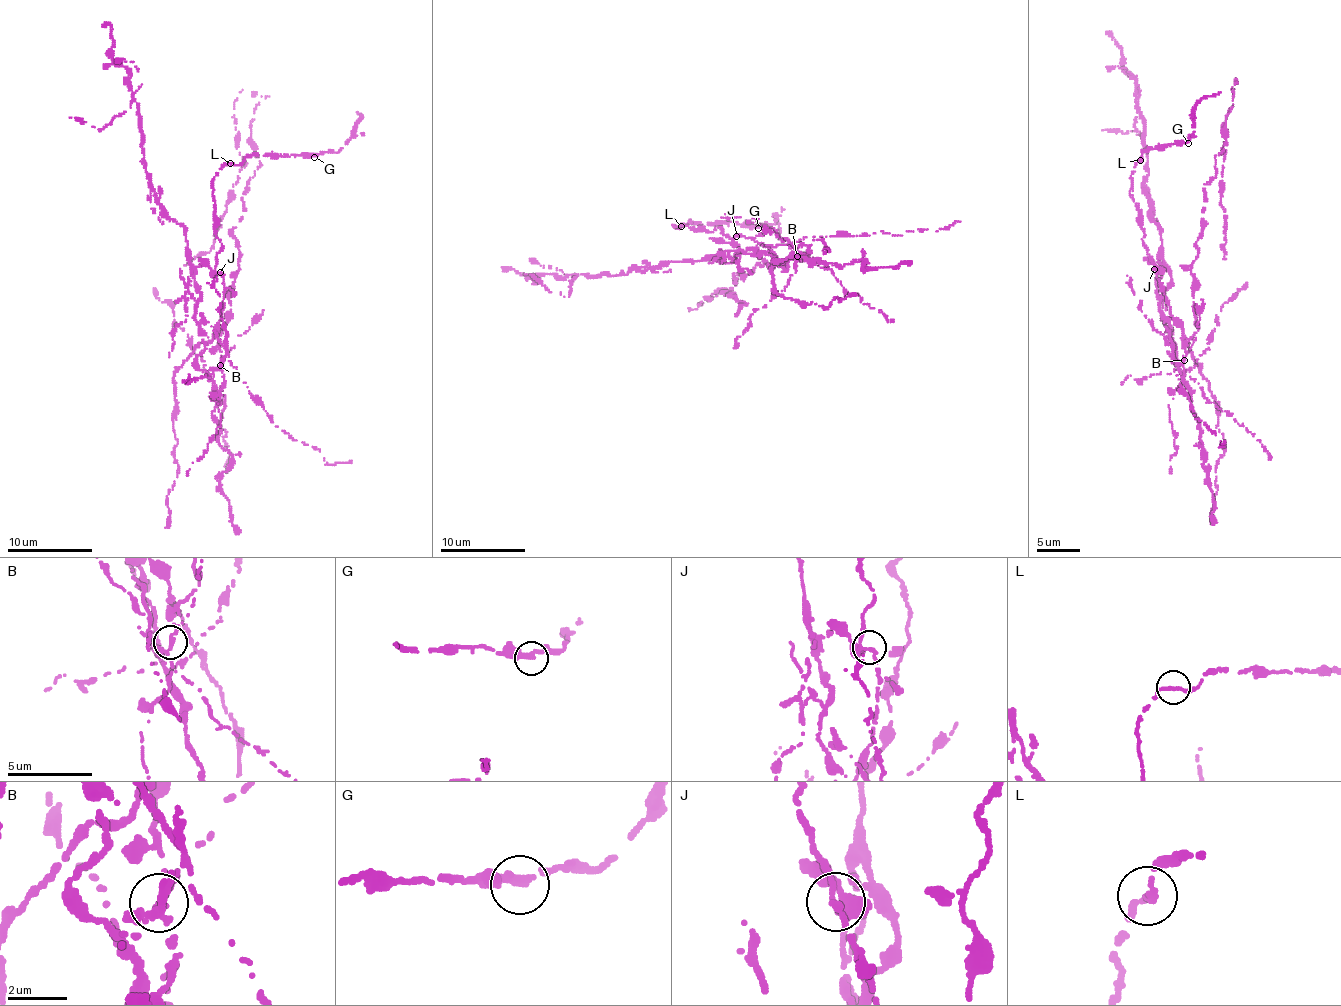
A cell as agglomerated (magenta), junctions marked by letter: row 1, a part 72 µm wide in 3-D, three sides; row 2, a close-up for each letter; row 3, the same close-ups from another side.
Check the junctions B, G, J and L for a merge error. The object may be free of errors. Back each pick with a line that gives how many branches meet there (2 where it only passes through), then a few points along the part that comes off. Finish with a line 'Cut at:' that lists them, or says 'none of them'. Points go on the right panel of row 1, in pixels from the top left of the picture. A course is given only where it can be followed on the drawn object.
B: 3 branches meet; foreign part runs (1184, 360), (1178, 368), (1160, 311), (1171, 271), (1150, 216), (1139, 110), (1135, 124), (1145, 136), (1102, 130)
Cut at: B

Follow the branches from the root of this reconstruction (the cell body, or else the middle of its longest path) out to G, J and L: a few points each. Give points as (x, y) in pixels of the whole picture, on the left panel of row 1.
G: (221, 364), (211, 343), (225, 292), (215, 270), (222, 244), (213, 179), (224, 165), (249, 155), (314, 156)
J: (221, 364), (220, 351), (211, 343), (225, 292), (220, 272)
L: (221, 364), (211, 343), (225, 292), (215, 270), (222, 244), (216, 238), (212, 192), (214, 177), (230, 163)

